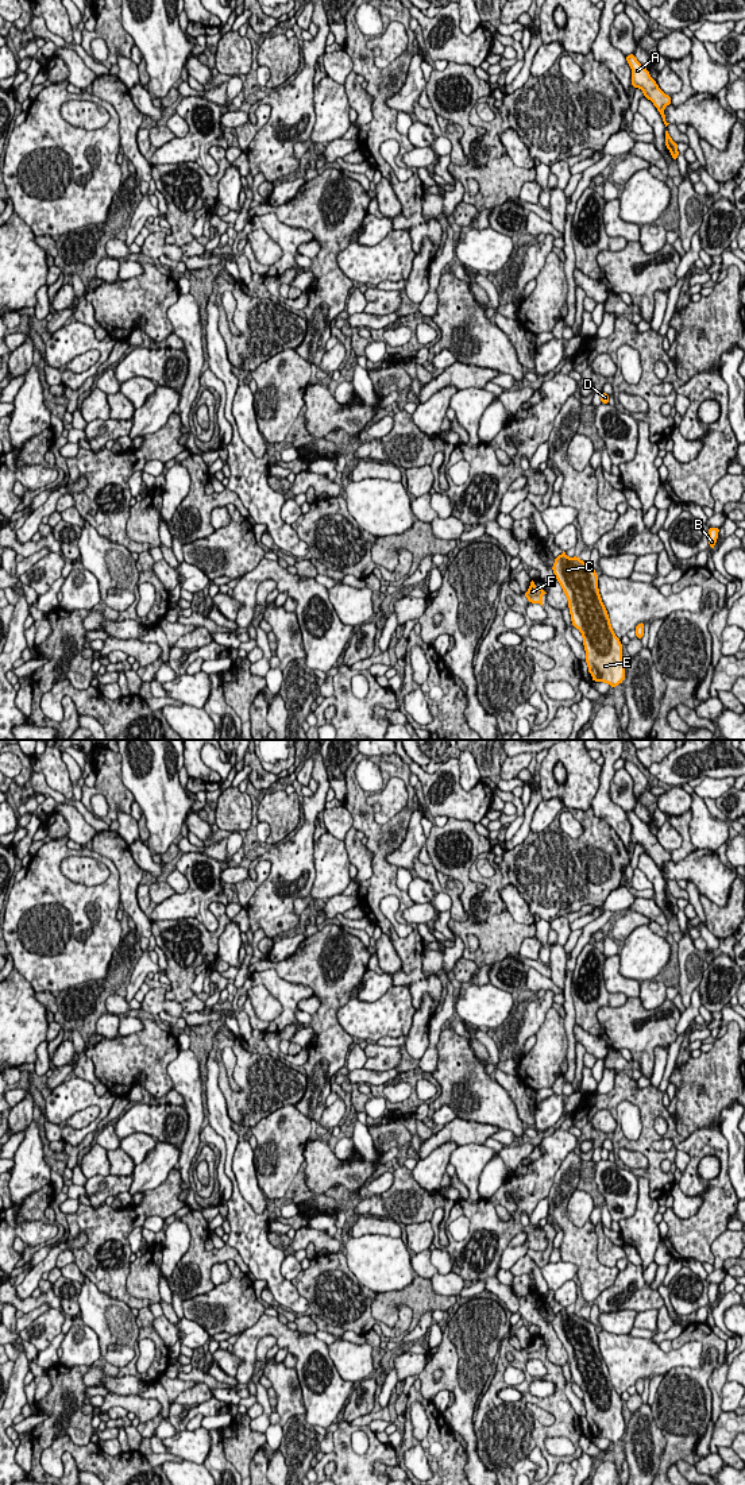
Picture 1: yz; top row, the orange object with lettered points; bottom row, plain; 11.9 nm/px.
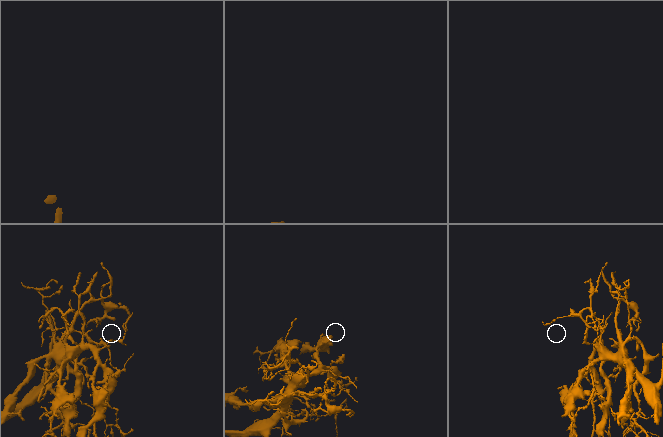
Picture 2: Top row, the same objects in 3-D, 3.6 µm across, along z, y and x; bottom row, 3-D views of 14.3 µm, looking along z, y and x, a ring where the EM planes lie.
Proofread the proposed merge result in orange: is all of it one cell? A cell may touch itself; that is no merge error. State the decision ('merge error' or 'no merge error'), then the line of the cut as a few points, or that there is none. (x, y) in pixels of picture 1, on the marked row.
merge error; cut in yz along (531, 581), (533, 583)

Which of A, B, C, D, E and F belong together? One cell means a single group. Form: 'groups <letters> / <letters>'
groups A B C D E / F

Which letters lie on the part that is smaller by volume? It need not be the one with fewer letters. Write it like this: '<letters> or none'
F

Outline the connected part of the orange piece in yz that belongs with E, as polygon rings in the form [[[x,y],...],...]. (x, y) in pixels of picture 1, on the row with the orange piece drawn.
[[[564,551],[555,558],[552,570],[567,595],[572,625],[583,636],[586,663],[592,680],[609,683],[611,688],[618,686],[625,679],[622,644],[613,632],[607,610],[599,595],[595,570],[576,556],[568,558]]]

